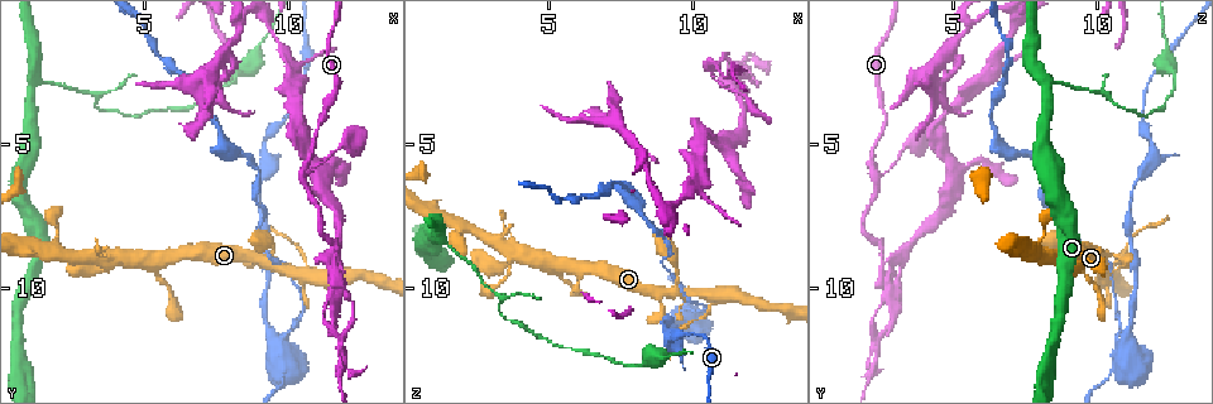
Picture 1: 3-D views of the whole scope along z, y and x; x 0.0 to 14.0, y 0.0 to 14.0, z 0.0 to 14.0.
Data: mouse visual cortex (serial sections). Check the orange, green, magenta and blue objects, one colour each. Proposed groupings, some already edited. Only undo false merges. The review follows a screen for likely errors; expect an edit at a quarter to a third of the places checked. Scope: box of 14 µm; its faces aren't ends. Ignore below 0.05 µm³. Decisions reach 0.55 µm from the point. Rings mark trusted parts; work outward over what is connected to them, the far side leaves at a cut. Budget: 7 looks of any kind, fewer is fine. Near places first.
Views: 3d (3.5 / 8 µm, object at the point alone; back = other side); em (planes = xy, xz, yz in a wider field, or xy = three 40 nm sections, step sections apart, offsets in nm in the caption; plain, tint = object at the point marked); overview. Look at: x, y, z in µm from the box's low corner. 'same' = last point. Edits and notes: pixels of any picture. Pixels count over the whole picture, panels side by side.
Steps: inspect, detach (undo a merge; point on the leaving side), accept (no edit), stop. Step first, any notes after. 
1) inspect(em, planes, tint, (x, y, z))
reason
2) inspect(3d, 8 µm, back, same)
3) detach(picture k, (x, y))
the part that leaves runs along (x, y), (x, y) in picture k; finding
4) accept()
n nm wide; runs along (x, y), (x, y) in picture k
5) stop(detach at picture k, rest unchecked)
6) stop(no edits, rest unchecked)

inspect(3d, 8 µm, (9.3, 5.5, 11.9))
branch point

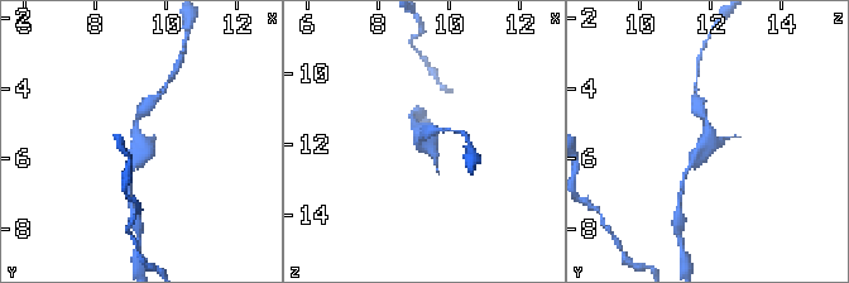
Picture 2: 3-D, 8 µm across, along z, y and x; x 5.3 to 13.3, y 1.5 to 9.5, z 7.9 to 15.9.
inspect(3d, 3.5 µm, back, (9.2, 5.4, 11.9))
zoom in

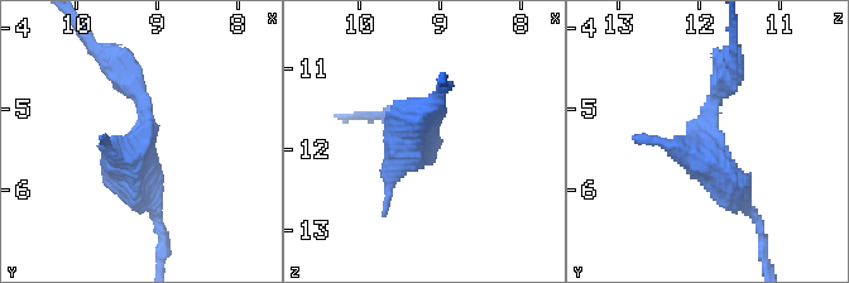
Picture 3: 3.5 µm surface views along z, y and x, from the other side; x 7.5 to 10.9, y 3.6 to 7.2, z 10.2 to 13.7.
inspect(em, xy, step 2, tint, (9.25, 5.45, 11.95))

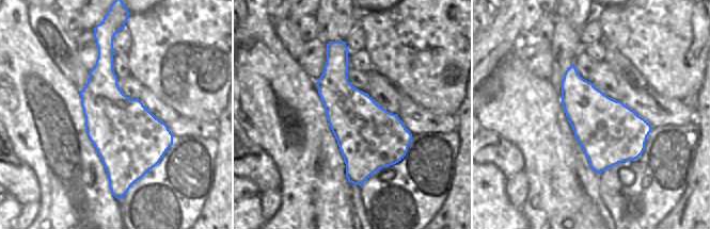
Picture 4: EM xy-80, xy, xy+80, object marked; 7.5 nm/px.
accept()
480 nm wide; runs along (123, 75), (149, 118), (130, 180), (157, 211) in picture 3; all the same cell

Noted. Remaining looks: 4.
inspect(em, xy, step 3, tint, (9.6, 11.7, 11.0))
sharp bend

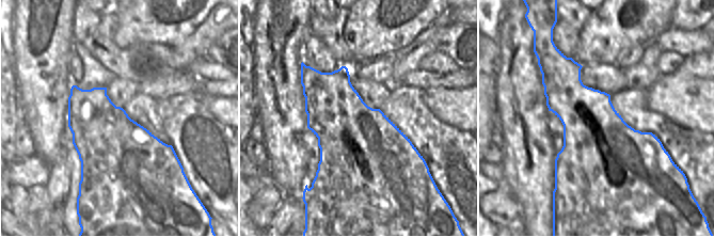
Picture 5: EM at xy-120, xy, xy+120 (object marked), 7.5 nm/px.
inspect(3d, 3.5 µm, same)
wider look

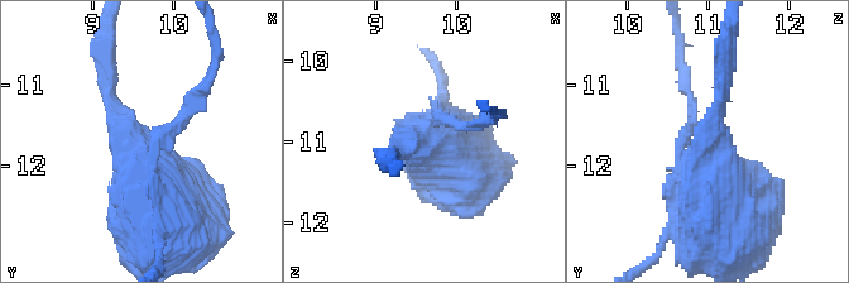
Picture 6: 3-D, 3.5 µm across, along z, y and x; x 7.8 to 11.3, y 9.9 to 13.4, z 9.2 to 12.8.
detach(picture 6, (183, 118))
a second cell is stuck on

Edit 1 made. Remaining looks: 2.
stop(detach at picture 6, rest unchecked)

